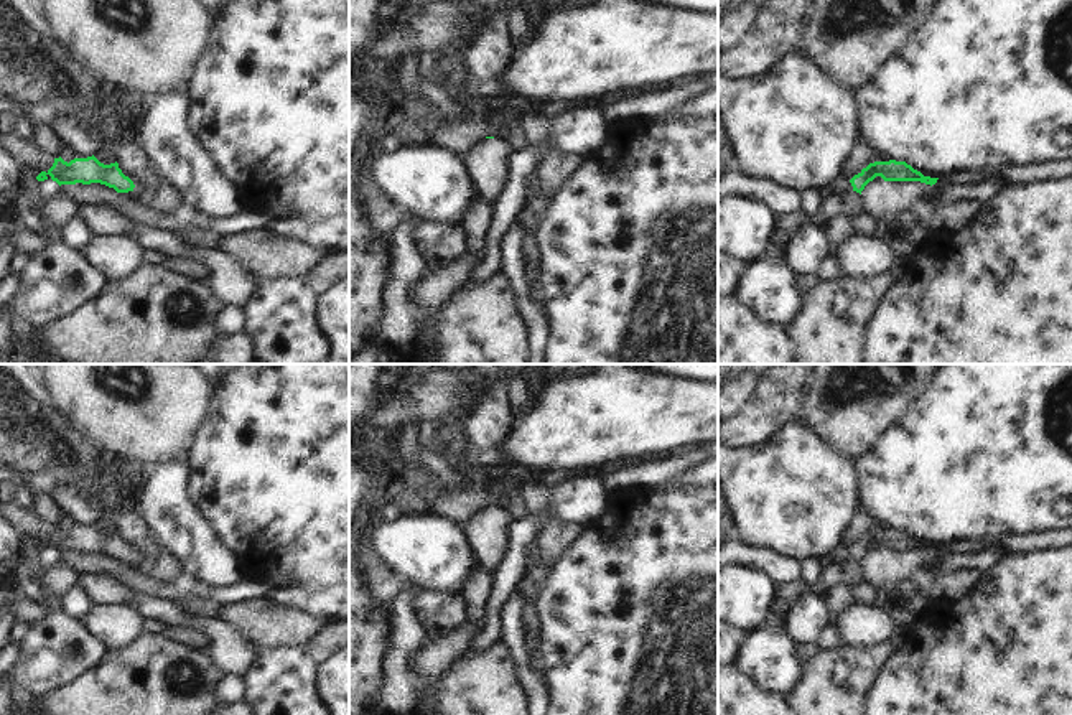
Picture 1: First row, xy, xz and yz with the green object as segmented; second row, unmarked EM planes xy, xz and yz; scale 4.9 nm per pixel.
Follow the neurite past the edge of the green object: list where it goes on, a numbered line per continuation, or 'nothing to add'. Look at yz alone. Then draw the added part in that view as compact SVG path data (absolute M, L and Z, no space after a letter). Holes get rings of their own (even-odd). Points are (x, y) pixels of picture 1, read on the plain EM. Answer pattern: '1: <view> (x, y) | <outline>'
nothing to add

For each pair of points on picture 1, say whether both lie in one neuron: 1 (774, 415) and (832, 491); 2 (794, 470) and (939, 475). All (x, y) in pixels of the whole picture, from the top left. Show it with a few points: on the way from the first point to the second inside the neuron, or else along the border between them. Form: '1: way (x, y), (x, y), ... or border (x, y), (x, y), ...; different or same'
1: border (797, 419), (750, 448); different
2: border (855, 463), (860, 508); different

